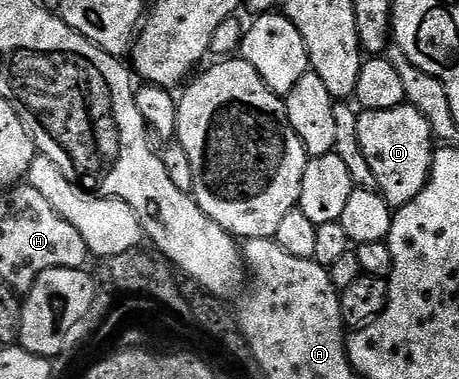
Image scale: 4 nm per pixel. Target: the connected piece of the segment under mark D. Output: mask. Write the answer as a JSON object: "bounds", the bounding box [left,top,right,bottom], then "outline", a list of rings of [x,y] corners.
{"bounds":[358,104,434,206],"outline":[[[405,104],[389,110],[363,111],[358,120],[358,144],[362,144],[362,156],[370,163],[370,172],[374,172],[376,189],[389,206],[410,204],[422,192],[432,167],[434,137],[426,116],[418,108]]]}

